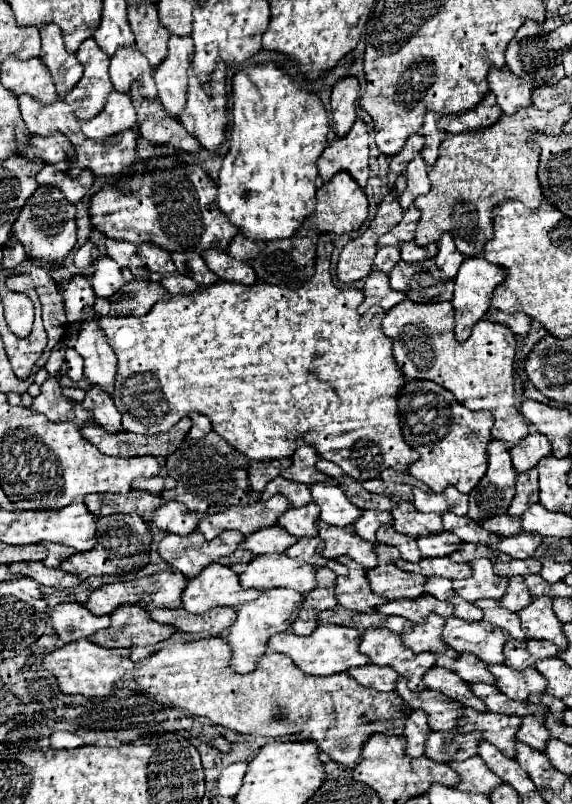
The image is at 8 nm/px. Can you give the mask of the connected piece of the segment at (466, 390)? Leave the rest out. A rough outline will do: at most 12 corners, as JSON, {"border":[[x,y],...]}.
{"border":[[402,300],[382,330],[410,380],[470,410],[516,408],[514,332],[458,344],[440,304]]}

